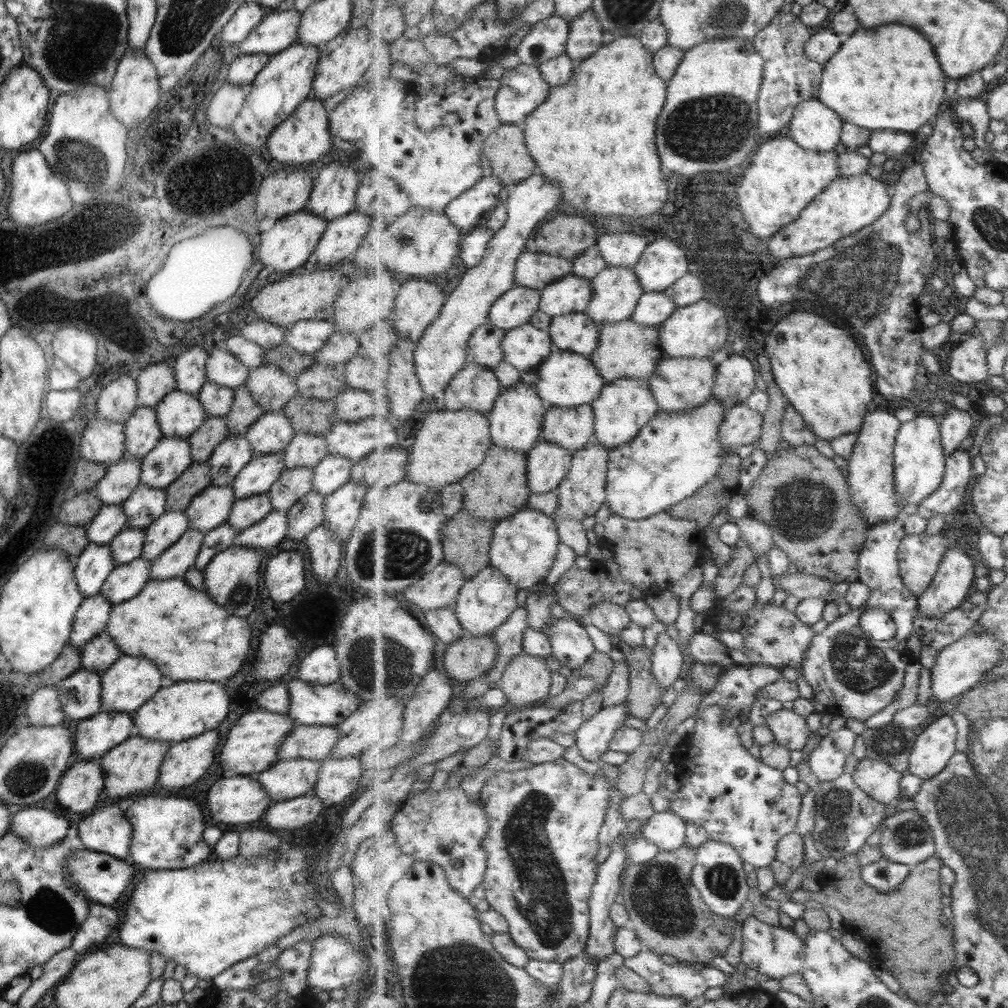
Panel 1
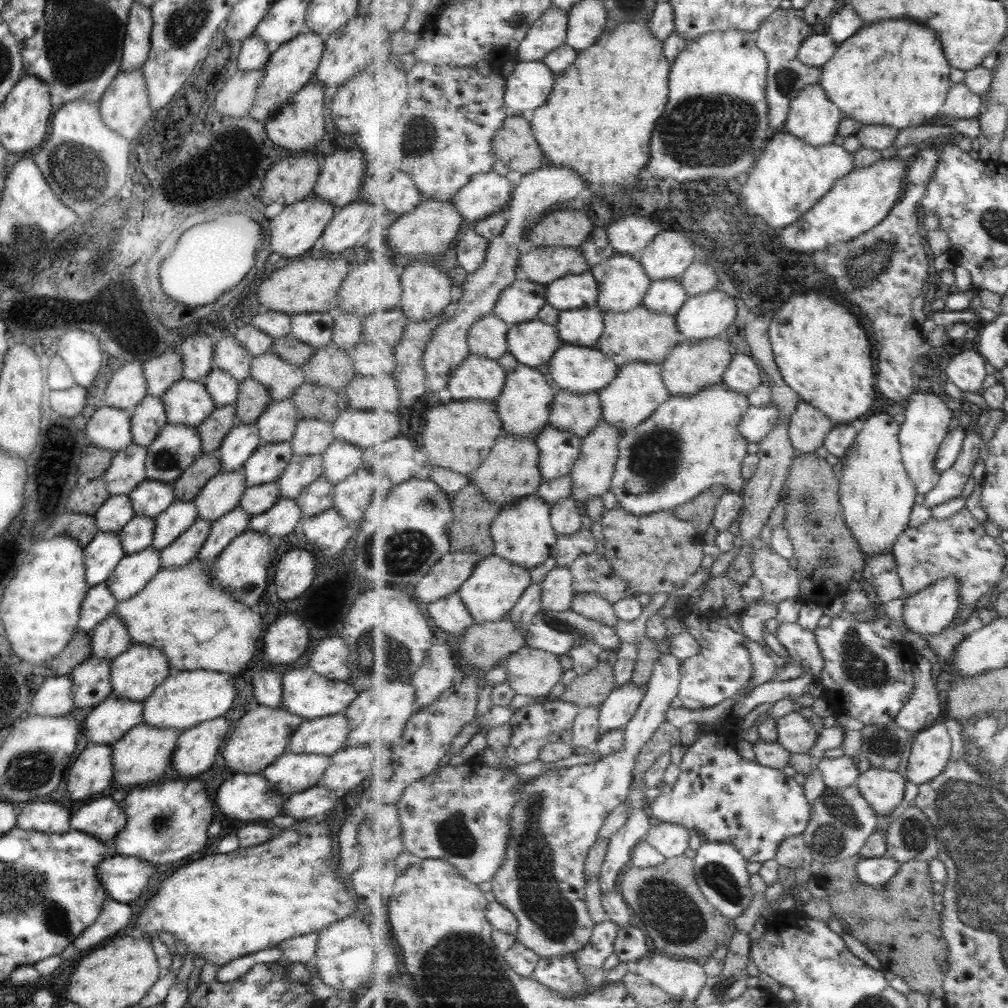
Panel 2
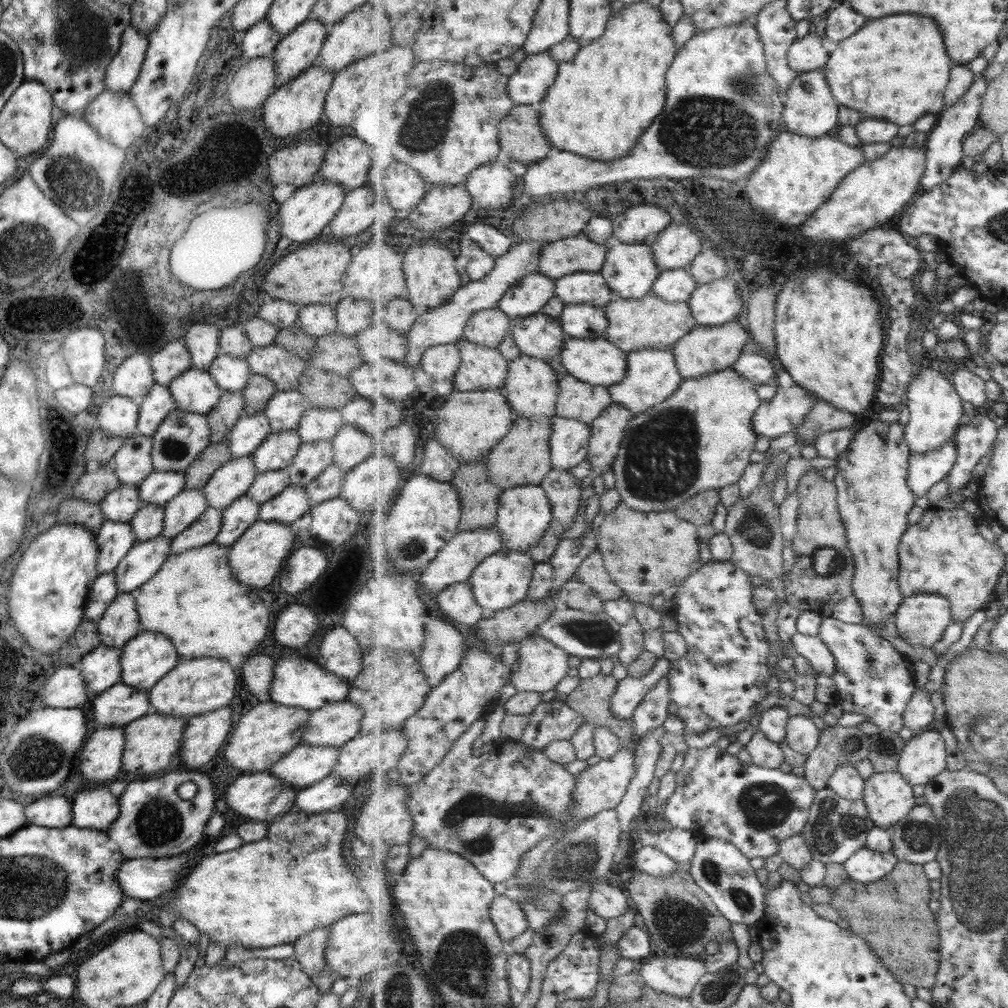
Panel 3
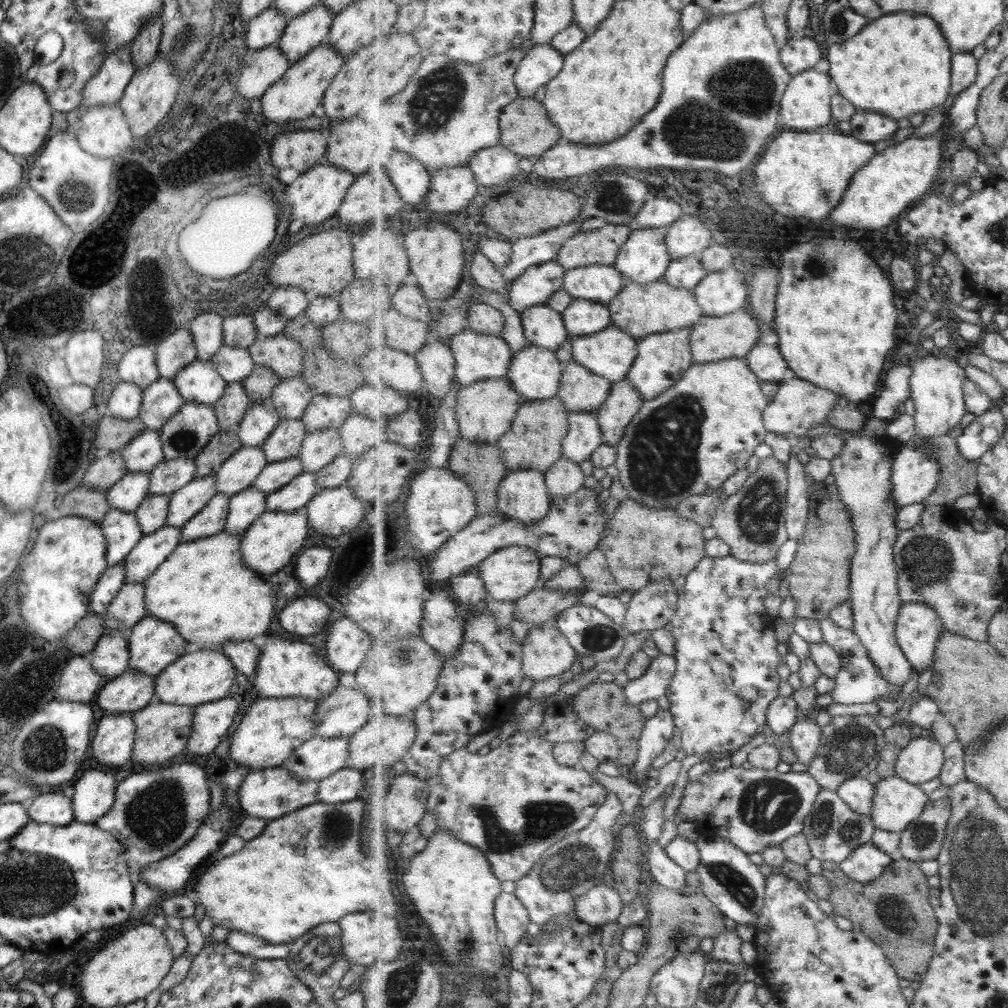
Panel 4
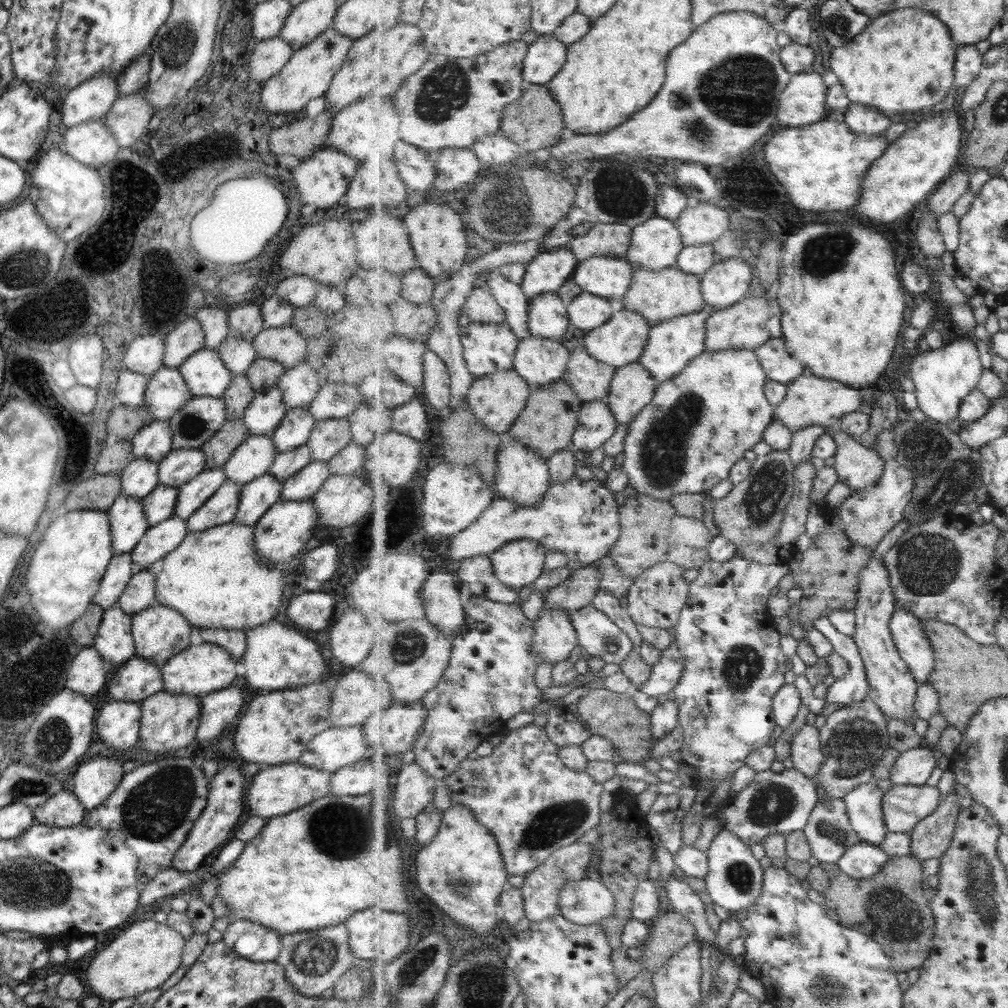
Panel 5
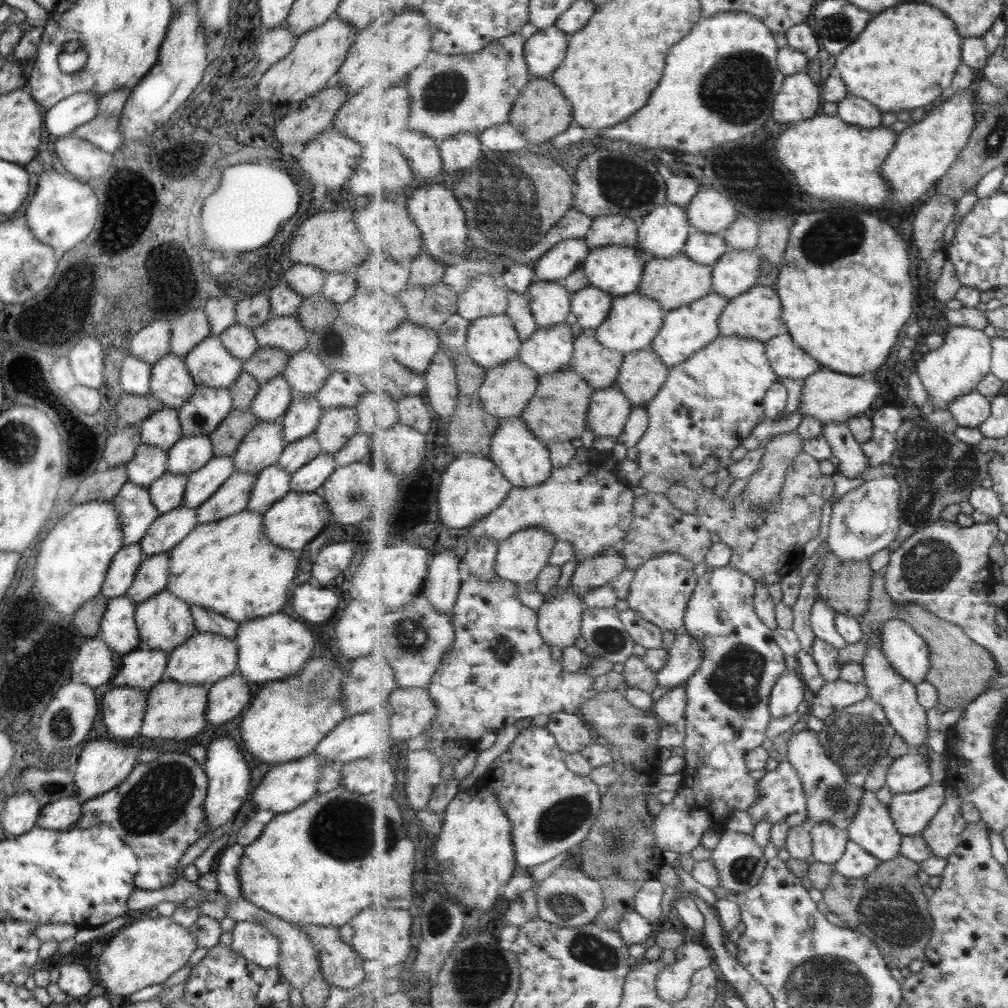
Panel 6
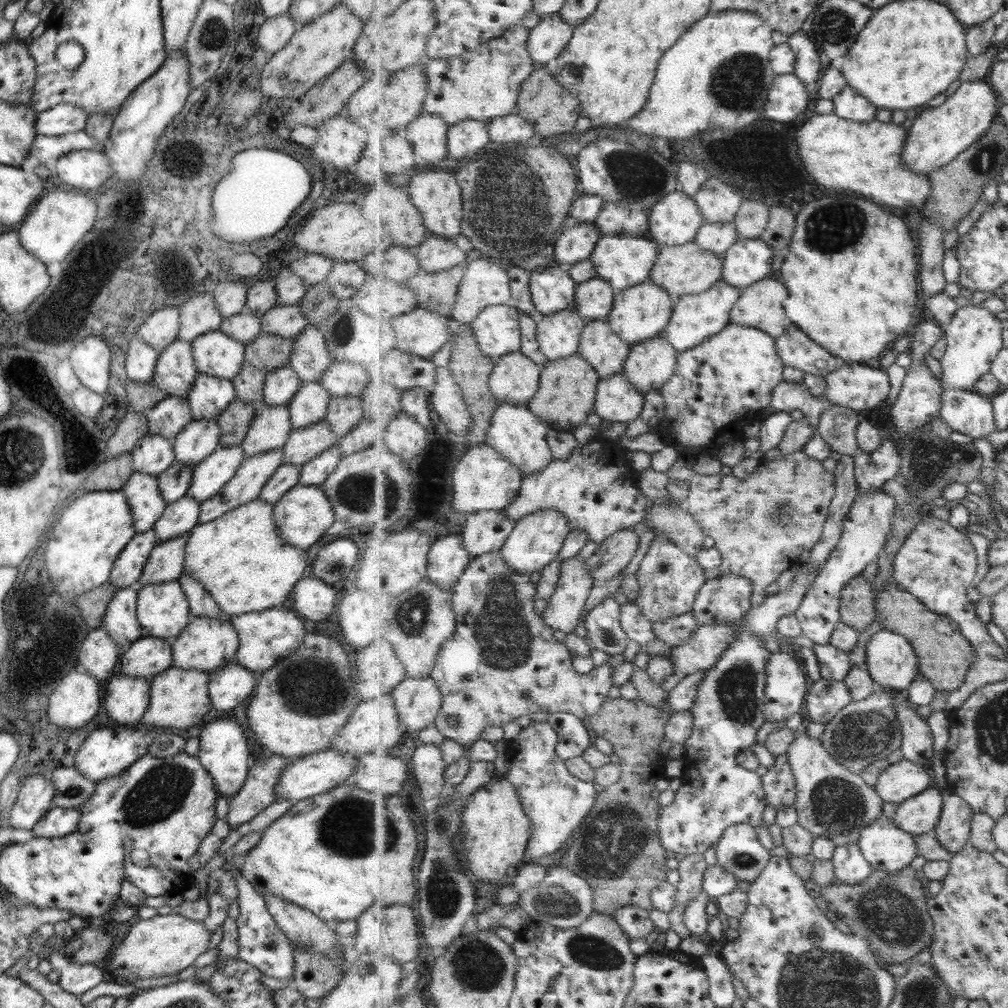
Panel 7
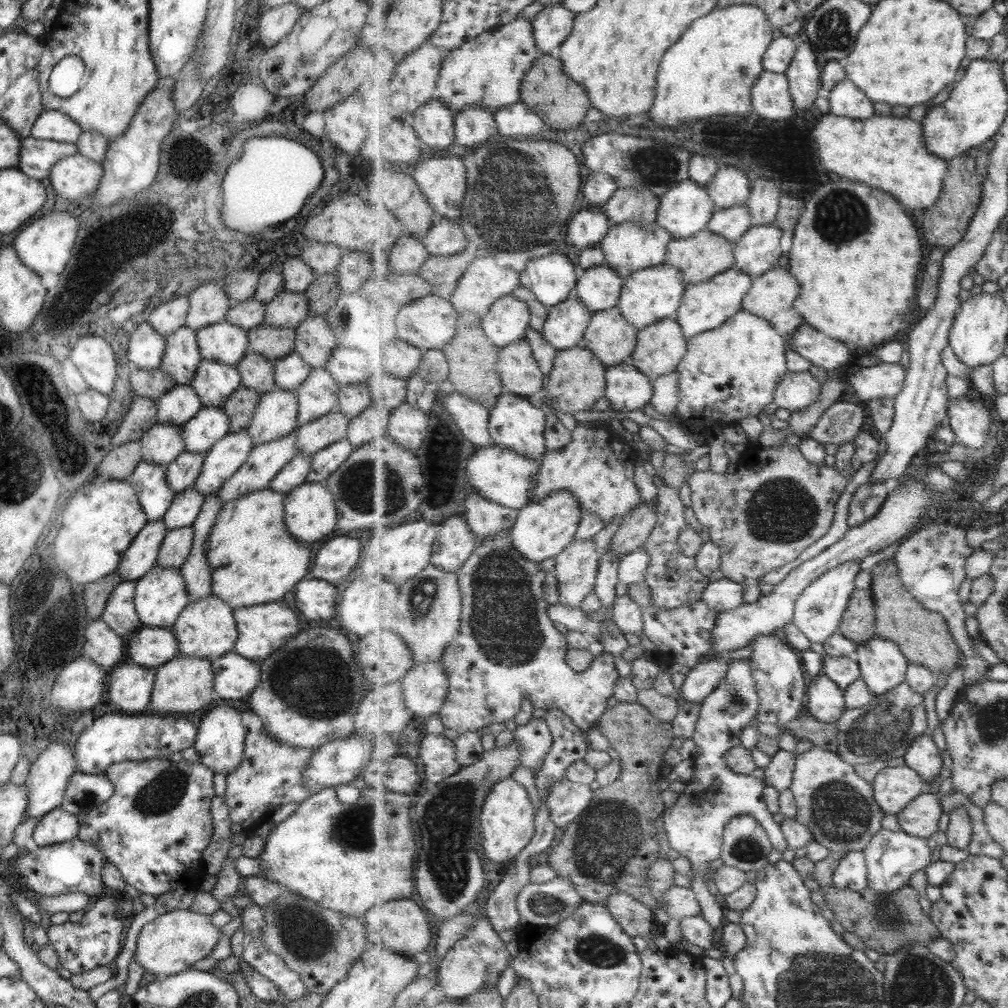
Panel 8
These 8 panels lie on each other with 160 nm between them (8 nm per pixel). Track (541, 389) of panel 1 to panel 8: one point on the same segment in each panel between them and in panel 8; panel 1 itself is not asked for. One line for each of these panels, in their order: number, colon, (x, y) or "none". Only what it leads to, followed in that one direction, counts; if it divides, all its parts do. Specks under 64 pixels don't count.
2: (578, 369)
3: (599, 361)
4: (610, 353)
5: (622, 339)
6: (635, 320)
7: (642, 311)
8: (649, 295)

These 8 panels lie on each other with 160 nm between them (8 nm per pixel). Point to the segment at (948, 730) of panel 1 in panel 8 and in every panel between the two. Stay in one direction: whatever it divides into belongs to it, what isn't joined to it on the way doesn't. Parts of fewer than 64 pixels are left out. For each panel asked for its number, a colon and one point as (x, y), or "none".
2: (931, 751)
3: (925, 756)
4: (921, 761)
5: (914, 767)
6: (909, 773)
7: (898, 782)
8: (895, 788)

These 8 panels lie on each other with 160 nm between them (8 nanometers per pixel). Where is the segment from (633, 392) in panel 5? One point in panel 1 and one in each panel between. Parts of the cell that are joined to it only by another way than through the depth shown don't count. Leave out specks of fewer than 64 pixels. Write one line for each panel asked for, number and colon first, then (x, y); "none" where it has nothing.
1: (582, 493)
2: (593, 473)
3: (609, 430)
4: (616, 414)

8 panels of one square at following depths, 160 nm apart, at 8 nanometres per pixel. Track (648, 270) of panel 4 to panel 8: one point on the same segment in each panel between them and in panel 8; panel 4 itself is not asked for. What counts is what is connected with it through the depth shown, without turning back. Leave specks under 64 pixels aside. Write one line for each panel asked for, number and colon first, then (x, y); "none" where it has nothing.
5: (656, 244)
6: (664, 233)
7: (676, 219)
8: (687, 209)

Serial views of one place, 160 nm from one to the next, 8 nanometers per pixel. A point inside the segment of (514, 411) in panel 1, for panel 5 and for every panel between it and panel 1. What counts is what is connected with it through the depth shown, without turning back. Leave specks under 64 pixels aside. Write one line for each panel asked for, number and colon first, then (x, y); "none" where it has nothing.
2: (525, 405)
3: (533, 388)
4: (536, 372)
5: (540, 361)

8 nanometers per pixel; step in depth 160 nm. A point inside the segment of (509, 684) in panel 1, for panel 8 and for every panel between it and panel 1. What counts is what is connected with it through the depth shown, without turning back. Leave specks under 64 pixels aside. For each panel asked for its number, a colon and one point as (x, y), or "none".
2: (534, 672)
3: (541, 665)
4: (547, 652)
5: (556, 637)
6: (560, 617)
7: (567, 604)
8: (576, 568)

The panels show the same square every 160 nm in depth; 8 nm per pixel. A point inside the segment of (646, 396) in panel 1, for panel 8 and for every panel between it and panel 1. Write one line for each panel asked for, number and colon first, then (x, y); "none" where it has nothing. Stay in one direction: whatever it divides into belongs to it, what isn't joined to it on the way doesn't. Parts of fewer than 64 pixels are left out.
2: (639, 390)
3: (653, 376)
4: (663, 358)
5: (673, 343)
6: (688, 329)
7: (696, 317)
8: (707, 305)

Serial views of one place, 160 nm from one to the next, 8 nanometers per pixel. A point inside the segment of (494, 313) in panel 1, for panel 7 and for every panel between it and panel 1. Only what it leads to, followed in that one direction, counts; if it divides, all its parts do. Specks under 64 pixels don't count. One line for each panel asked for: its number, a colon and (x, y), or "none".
2: (521, 302)
3: (529, 296)
4: (539, 283)
5: (547, 272)
6: (567, 256)
7: (578, 241)

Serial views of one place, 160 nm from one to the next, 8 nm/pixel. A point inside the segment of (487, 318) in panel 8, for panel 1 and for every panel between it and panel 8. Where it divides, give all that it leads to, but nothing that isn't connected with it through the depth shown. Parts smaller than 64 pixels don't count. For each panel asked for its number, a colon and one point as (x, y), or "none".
1: (476, 387)
2: (477, 377)
3: (482, 367)
4: (479, 356)
5: (488, 347)
6: (492, 340)
7: (498, 330)

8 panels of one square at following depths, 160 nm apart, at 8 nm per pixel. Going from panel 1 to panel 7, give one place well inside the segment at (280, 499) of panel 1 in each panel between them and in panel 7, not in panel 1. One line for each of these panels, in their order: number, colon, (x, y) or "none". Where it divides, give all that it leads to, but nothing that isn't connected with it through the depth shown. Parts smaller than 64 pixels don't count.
2: (301, 470)
3: (311, 459)
4: (318, 449)
5: (328, 436)
6: (336, 425)
7: (344, 413)

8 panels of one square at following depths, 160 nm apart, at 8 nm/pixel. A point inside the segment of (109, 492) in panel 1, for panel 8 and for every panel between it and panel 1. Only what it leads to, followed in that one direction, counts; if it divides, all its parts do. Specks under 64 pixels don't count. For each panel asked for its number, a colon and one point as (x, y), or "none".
2: (126, 470)
3: (131, 463)
4: (143, 453)
5: (152, 442)
6: (161, 428)
7: (166, 419)
8: (175, 407)

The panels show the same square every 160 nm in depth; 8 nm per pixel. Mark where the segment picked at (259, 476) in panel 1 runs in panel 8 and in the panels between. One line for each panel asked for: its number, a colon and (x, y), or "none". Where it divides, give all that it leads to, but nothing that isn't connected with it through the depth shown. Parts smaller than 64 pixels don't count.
2: (268, 461)
3: (276, 452)
4: (285, 440)
5: (295, 427)
6: (301, 417)
7: (309, 405)
8: (317, 394)

